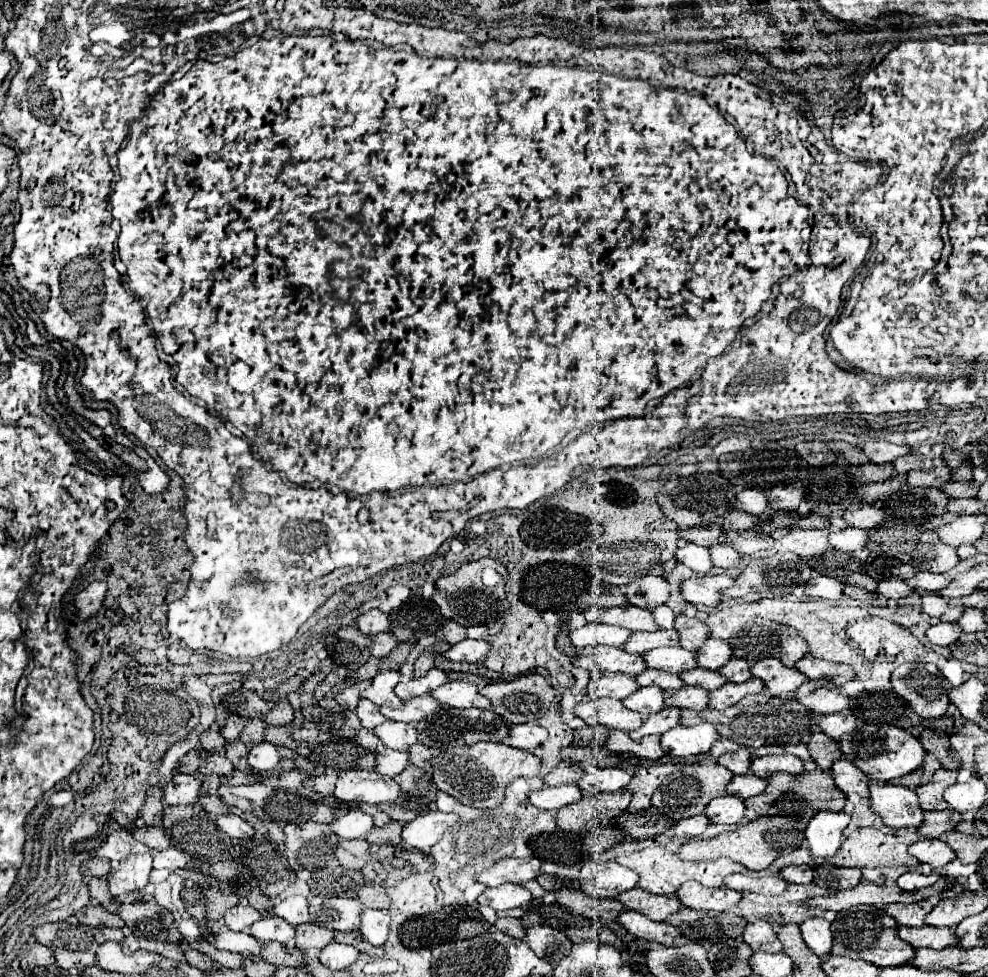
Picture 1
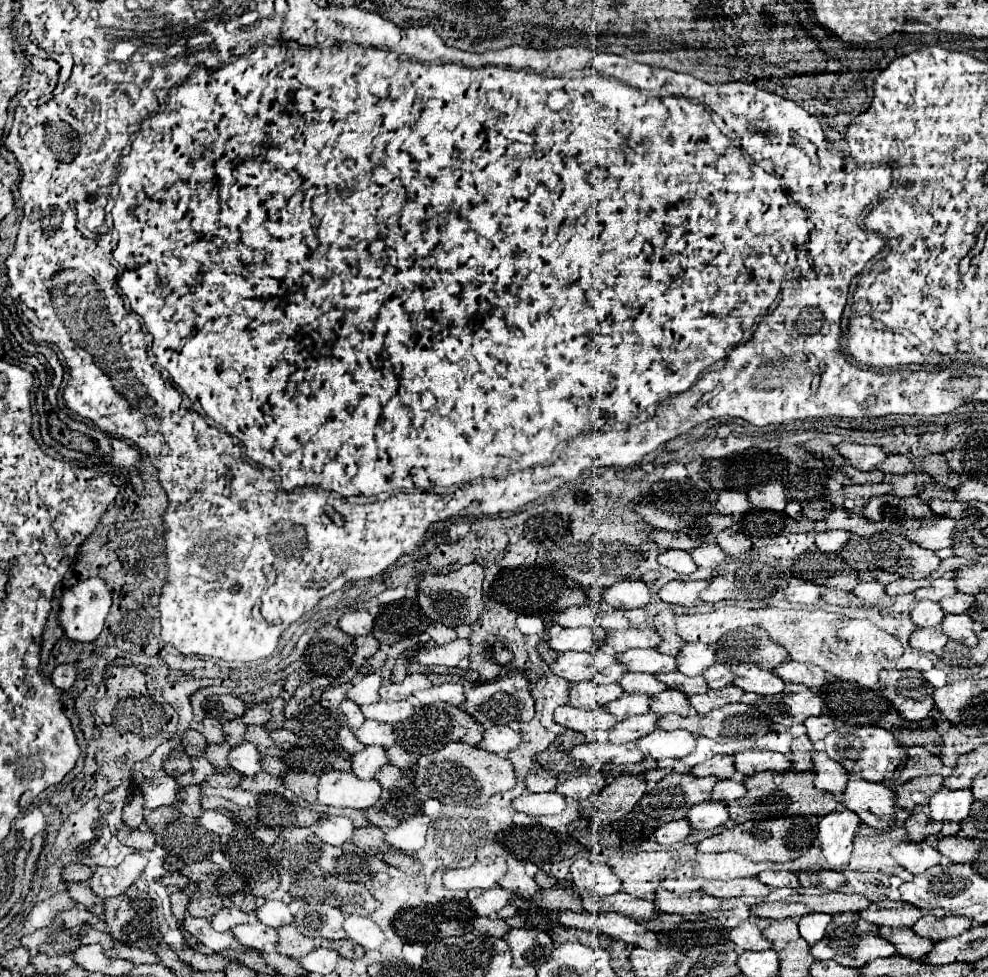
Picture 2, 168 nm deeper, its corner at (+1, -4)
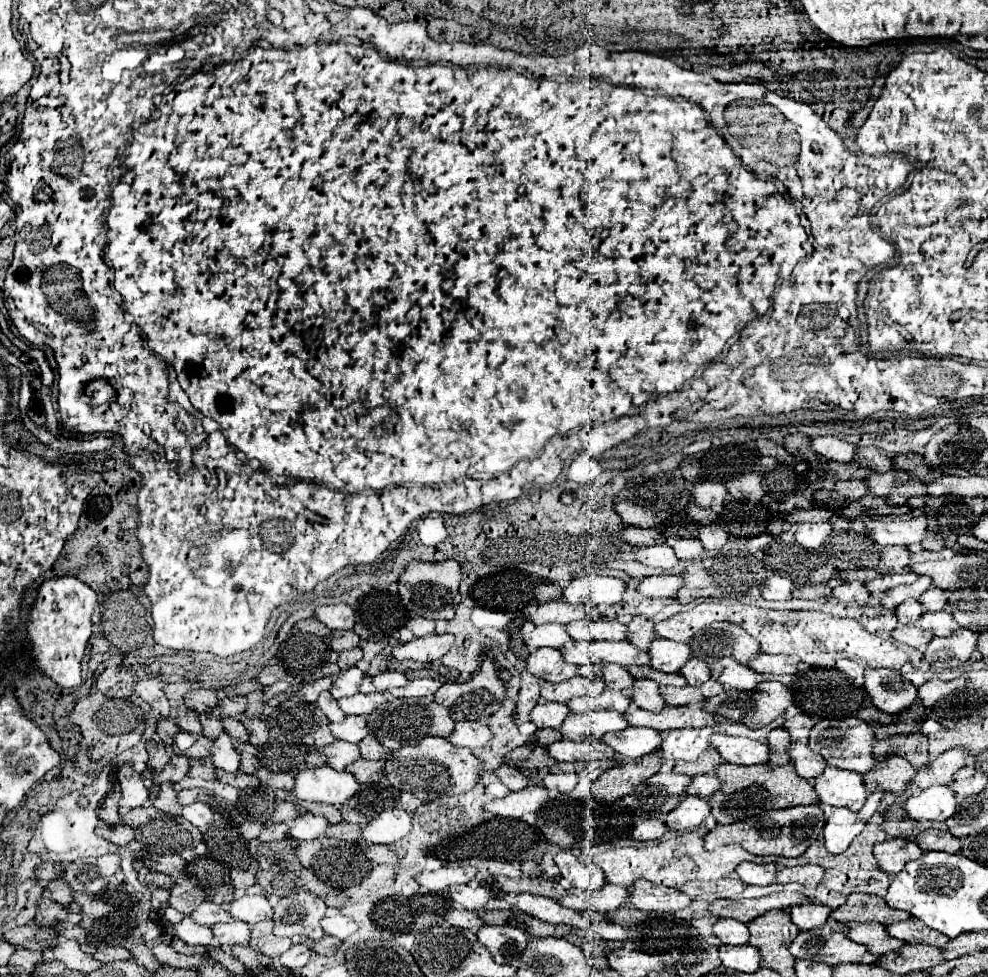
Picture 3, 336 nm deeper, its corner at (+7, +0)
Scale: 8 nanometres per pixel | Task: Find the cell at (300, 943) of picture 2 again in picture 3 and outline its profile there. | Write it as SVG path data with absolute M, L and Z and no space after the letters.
M262 921L256 923L252 927L252 939L250 939L250 947L262 951L268 957L278 957L284 951L288 951L292 947L290 939L278 939L274 933L274 923L272 921Z

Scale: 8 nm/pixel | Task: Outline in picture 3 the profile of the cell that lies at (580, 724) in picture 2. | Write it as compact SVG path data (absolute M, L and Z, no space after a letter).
M538 703L532 711L532 721L538 725L538 727L552 727L552 729L558 729L564 719L570 715L570 709L566 709L566 705L562 703Z

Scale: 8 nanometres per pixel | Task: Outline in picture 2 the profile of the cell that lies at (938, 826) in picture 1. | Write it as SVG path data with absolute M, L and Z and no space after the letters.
M916 815L916 817L908 817L904 821L906 827L906 835L910 841L924 841L928 835L936 835L942 829L940 821L930 821L926 815Z

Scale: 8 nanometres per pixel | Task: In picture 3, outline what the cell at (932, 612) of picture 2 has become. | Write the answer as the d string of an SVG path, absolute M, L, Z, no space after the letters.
M908 599L908 601L904 601L902 605L896 607L896 615L898 615L898 621L902 625L906 625L906 623L918 625L918 619L922 617L924 611L926 611L926 607L916 599Z

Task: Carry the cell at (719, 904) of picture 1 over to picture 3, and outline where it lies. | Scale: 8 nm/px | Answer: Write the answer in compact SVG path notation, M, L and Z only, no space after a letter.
M642 879L642 881L638 881L638 885L634 885L630 903L636 909L642 909L642 911L660 911L660 913L664 913L664 911L684 909L686 903L688 903L688 897L680 889L654 885L654 883Z

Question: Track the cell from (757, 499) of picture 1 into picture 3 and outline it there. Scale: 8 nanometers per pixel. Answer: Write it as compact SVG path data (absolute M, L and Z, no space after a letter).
M706 481L706 483L698 483L698 485L692 489L692 497L694 497L694 501L696 501L700 507L714 509L714 507L722 507L722 505L728 501L728 491L726 491L726 487L720 485L720 483Z

